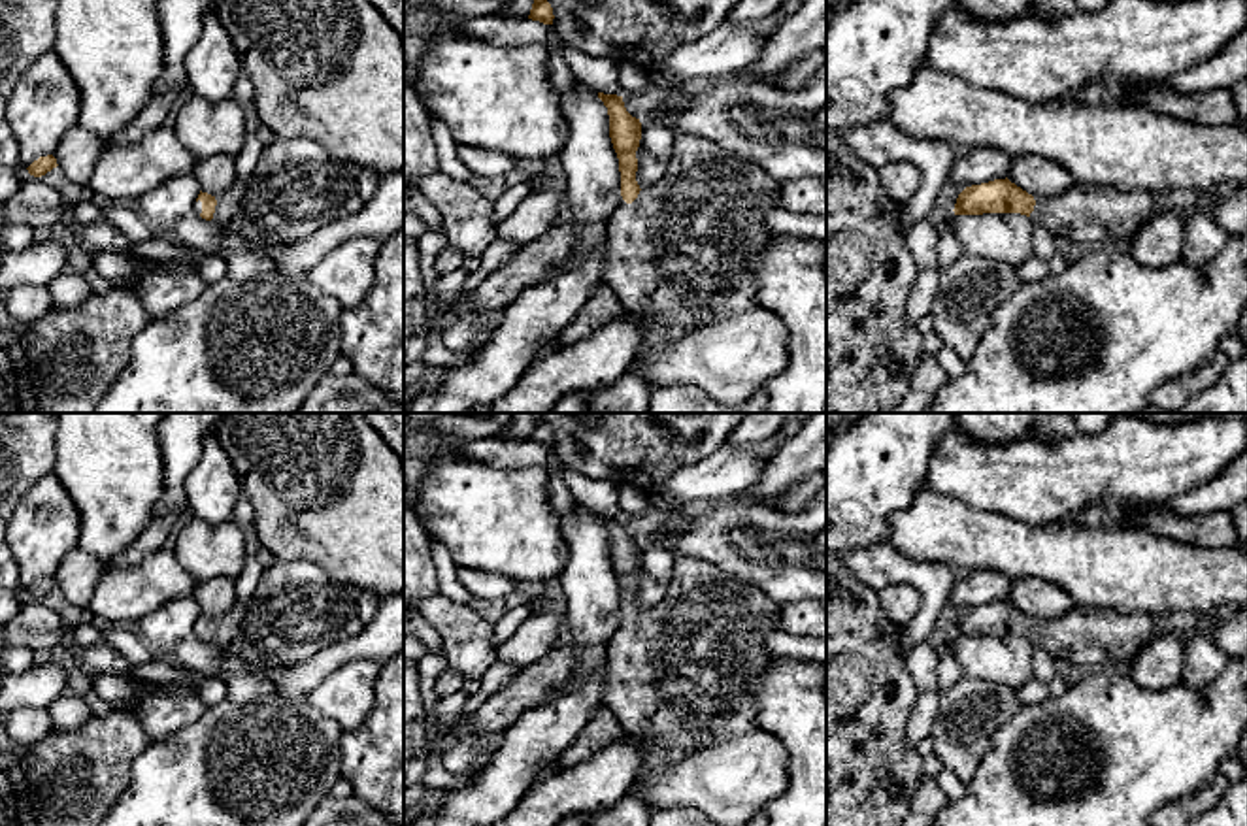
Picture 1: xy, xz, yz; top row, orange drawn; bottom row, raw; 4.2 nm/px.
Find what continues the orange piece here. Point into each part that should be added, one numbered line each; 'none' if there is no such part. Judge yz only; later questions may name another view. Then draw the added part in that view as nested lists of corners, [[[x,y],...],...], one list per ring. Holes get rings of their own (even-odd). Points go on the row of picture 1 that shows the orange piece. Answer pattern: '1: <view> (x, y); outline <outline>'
1: yz (1085, 214); outline [[[1073,183],[1056,196],[1034,196],[1030,213],[1034,226],[1075,243],[1111,243],[1132,240],[1139,226],[1155,215],[1156,192],[1121,190],[1113,185]]]

